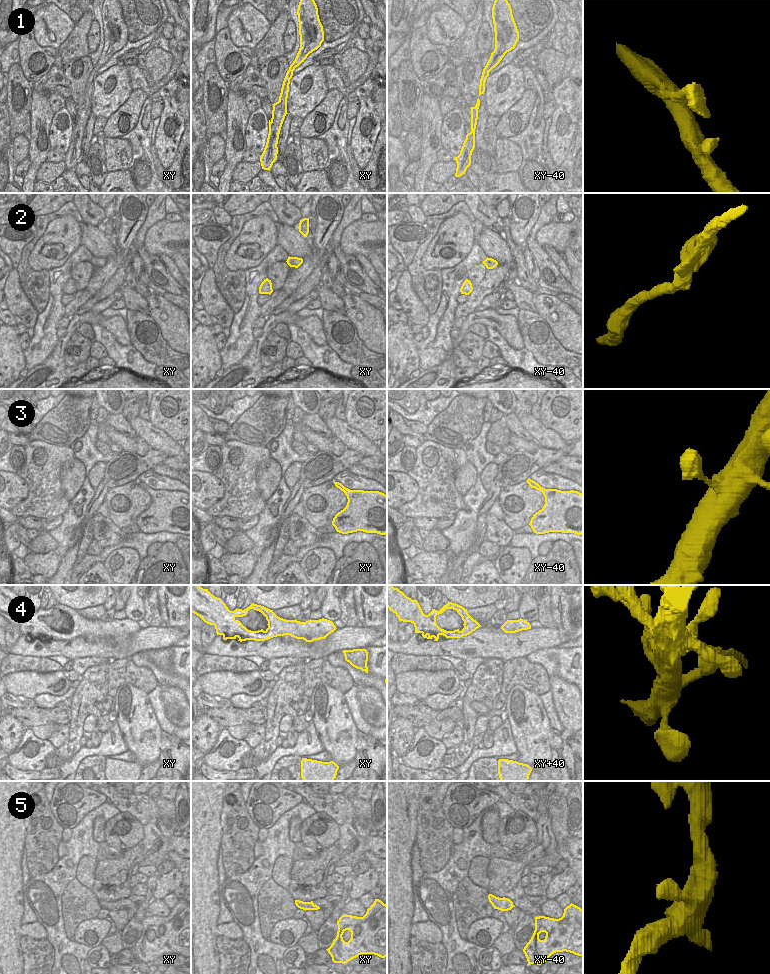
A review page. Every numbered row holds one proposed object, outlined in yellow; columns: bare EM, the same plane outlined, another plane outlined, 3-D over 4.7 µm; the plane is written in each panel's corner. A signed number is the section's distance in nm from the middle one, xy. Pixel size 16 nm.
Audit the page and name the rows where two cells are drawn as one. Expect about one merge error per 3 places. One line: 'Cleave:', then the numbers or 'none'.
Cleave: 4

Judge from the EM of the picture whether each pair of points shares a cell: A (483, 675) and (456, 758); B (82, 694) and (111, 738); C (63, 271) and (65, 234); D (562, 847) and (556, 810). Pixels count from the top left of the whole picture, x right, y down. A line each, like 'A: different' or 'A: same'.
A: same
B: different
C: different
D: same

